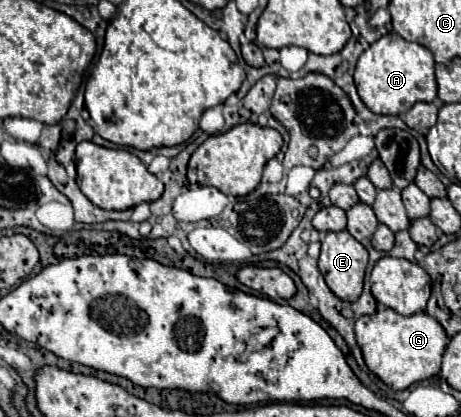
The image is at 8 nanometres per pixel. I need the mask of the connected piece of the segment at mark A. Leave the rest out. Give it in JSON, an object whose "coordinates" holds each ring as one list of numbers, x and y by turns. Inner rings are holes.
{"coordinates":[[388,32,360,56,354,72,358,96,374,114,404,114,416,102,432,102,438,94,432,52,416,42,408,42,396,32]]}

